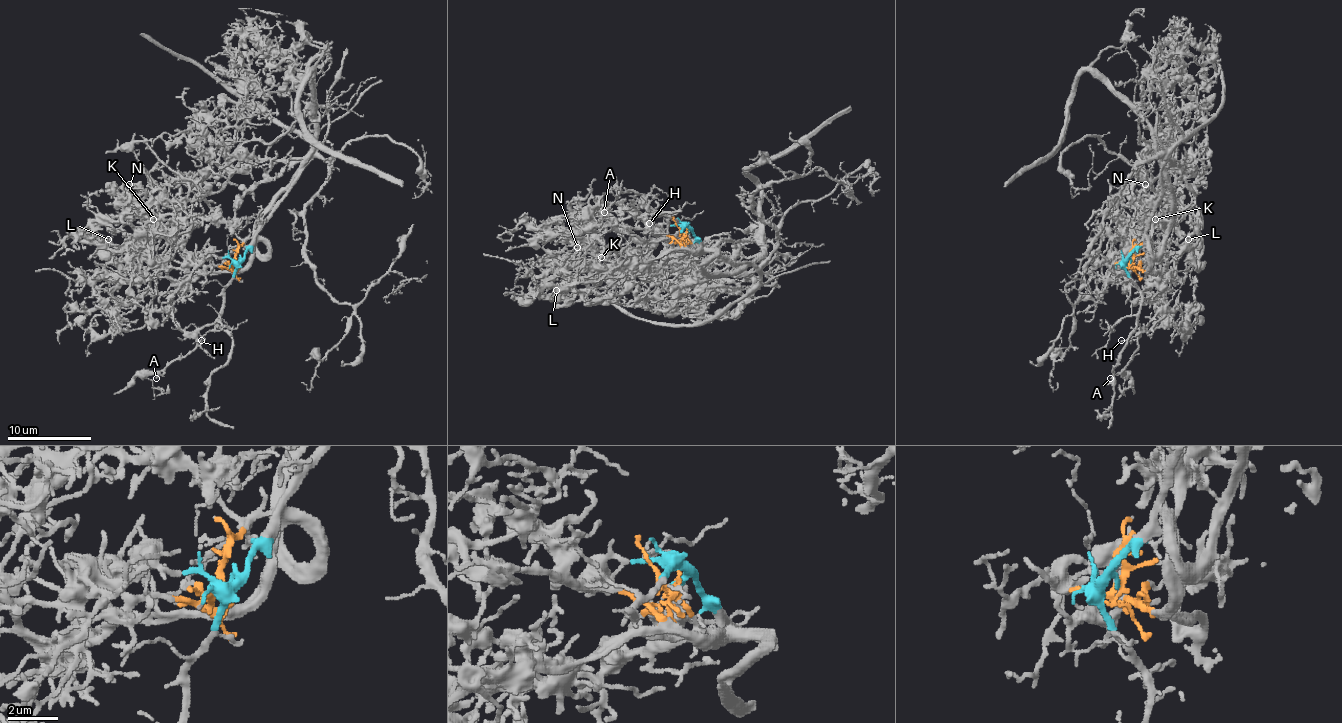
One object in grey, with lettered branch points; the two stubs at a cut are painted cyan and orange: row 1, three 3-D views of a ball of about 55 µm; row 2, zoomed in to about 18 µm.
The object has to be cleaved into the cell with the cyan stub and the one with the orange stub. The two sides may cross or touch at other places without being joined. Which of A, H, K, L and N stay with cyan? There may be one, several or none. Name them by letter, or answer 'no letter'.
A, H

